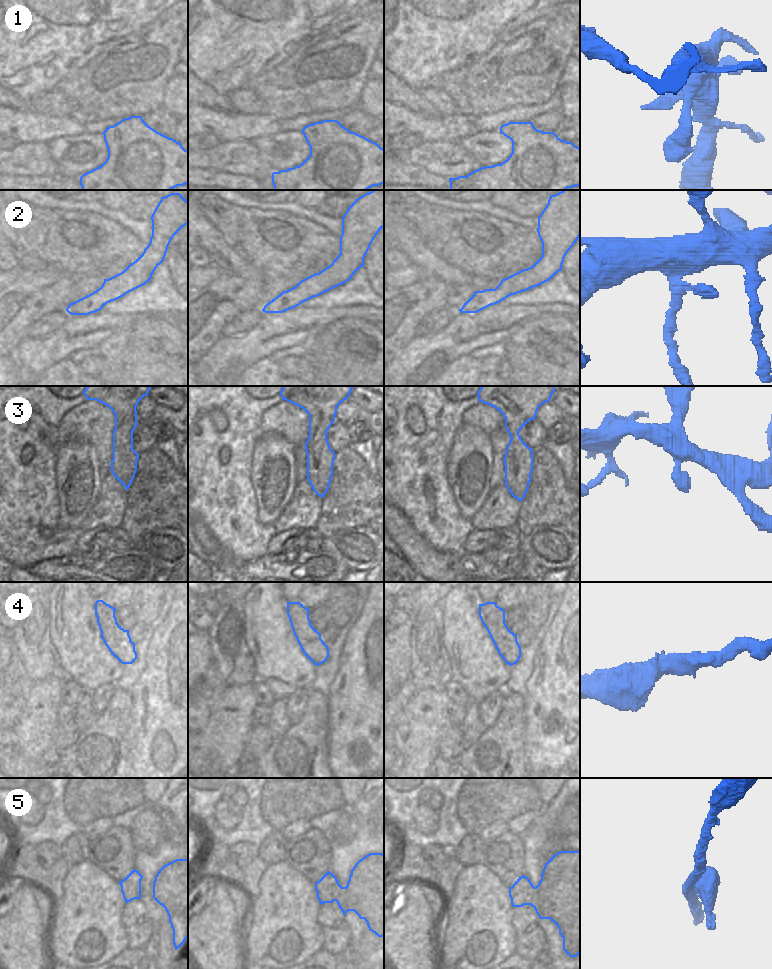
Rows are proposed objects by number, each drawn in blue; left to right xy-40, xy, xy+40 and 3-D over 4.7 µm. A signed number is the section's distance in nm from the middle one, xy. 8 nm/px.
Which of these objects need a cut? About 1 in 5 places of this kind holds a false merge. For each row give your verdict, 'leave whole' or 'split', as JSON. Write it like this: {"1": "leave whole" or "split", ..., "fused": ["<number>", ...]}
{"1": "leave whole", "2": "leave whole", "3": "leave whole", "4": "leave whole", "5": "leave whole", "fused": []}

